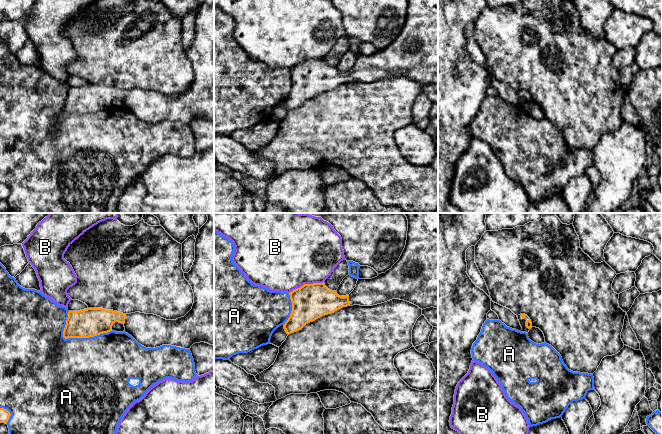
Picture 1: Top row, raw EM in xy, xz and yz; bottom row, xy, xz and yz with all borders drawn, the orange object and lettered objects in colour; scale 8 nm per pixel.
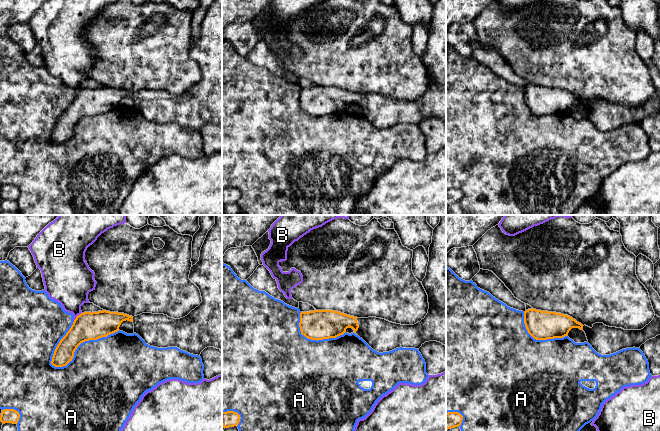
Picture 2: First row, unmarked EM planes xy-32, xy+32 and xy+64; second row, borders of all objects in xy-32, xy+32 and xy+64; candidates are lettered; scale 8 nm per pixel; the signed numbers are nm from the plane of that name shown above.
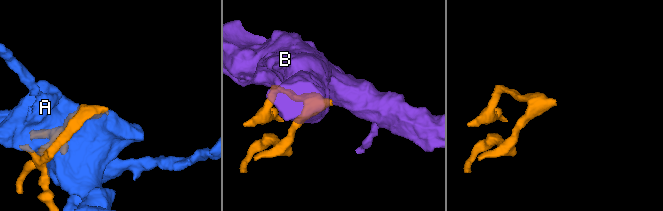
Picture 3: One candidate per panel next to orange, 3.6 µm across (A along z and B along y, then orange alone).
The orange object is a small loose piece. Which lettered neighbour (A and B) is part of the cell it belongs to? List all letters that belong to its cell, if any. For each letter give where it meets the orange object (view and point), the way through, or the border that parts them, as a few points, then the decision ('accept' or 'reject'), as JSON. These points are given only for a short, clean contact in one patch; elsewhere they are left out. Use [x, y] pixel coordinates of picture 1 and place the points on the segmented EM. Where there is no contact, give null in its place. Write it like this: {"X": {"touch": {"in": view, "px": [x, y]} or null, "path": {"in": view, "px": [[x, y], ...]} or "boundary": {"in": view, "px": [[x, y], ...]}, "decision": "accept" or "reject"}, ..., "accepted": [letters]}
{"A": {"touch": {"in": "xy", "px": [87, 337]}, "decision": "reject"}, "B": {"touch": {"in": "xz", "px": [306, 284]}, "decision": "reject"}, "accepted": []}

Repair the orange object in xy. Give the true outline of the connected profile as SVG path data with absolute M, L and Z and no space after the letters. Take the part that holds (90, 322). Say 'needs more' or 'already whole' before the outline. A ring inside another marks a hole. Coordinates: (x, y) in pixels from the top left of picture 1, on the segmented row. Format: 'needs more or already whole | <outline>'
needs more | M207 213L207 222L199 229L195 242L195 260L188 273L184 273L194 293L192 309L181 318L166 320L154 314L135 312L123 314L103 308L69 311L63 337L89 338L112 331L115 322L122 323L125 332L146 348L171 345L190 349L195 343L205 342L214 346L214 213Z

